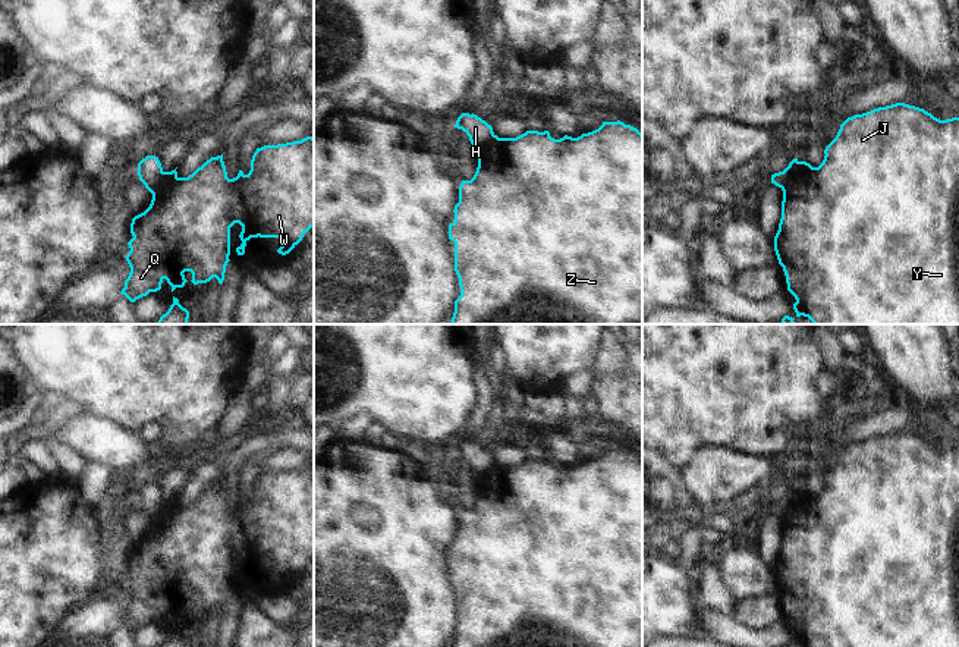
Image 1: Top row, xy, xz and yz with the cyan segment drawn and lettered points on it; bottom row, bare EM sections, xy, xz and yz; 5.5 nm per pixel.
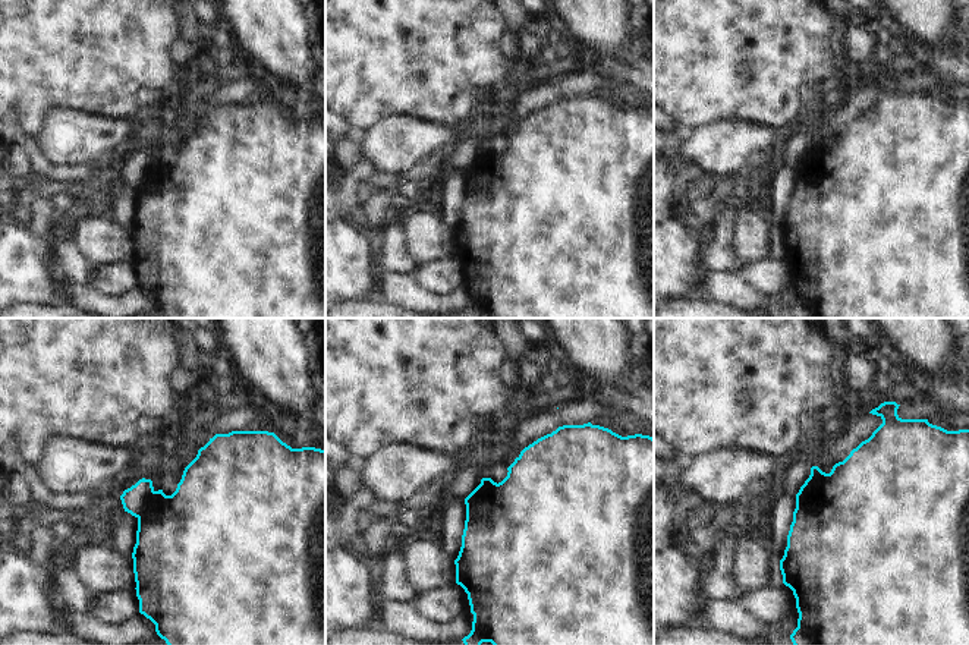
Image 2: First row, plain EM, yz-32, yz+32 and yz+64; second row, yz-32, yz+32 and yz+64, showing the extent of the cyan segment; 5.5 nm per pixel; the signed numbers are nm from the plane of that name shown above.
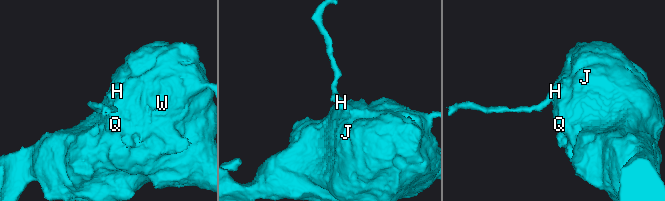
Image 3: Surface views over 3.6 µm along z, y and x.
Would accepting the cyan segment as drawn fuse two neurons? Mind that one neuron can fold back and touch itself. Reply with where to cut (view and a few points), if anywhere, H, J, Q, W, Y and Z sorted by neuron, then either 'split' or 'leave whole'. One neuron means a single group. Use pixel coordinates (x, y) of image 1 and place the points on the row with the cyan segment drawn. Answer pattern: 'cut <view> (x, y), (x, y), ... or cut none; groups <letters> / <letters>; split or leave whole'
cut yz (798, 162), (789, 172), (782, 189); groups H / J Q W Y Z; split

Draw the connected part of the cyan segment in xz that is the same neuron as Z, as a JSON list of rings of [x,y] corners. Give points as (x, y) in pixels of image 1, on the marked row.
[[[603,122],[603,125],[578,138],[565,135],[560,139],[550,136],[548,131],[526,131],[516,138],[493,135],[490,142],[478,153],[478,167],[471,180],[462,180],[459,202],[455,205],[455,222],[449,224],[449,239],[455,242],[455,271],[459,277],[460,296],[455,301],[452,324],[642,324],[642,134],[623,122]]]

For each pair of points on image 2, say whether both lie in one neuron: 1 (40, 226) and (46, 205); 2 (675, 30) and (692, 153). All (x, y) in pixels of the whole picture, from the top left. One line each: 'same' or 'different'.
1: same
2: different

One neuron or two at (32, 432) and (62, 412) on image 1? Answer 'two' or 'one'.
one

